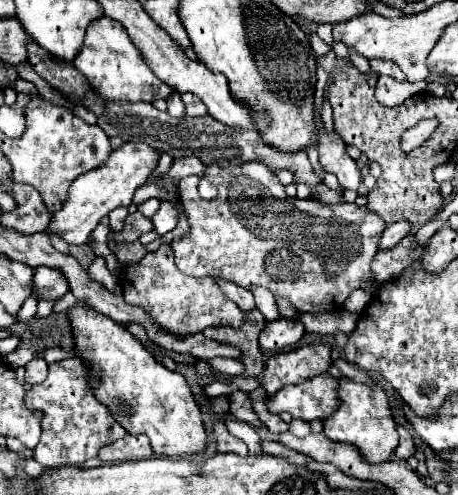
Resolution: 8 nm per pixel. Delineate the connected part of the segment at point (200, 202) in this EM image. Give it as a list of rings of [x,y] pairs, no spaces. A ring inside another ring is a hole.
[[[259,161],[235,165],[229,169],[211,165],[207,177],[217,187],[217,199],[205,201],[197,193],[197,175],[183,177],[179,181],[179,199],[185,209],[187,221],[191,225],[189,235],[171,243],[175,253],[175,265],[181,273],[191,277],[215,275],[229,279],[239,287],[253,289],[257,285],[267,287],[275,297],[289,299],[293,309],[301,313],[329,313],[341,311],[345,299],[353,289],[361,289],[365,283],[375,281],[371,273],[371,261],[377,255],[375,245],[385,229],[385,223],[377,215],[369,213],[367,207],[357,207],[355,203],[319,203],[313,199],[287,197],[285,187],[271,167]]]

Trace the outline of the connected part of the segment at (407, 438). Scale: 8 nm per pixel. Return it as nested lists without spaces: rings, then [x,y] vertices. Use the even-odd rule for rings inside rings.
[[[399,427],[399,447],[395,449],[397,459],[407,459],[415,455],[415,444],[411,433],[405,427]]]

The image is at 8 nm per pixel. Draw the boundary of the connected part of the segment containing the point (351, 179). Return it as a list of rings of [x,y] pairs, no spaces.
[[[325,129],[321,131],[321,143],[319,143],[319,161],[329,171],[335,173],[343,189],[359,191],[361,185],[361,171],[357,169],[357,163],[347,155],[345,143],[337,135],[325,135]]]

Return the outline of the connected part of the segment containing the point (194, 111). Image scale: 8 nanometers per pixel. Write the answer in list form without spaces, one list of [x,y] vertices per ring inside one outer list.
[[[183,93],[181,99],[183,99],[183,103],[185,103],[185,115],[187,115],[187,117],[203,117],[203,115],[205,115],[205,105],[203,105],[195,95]]]

